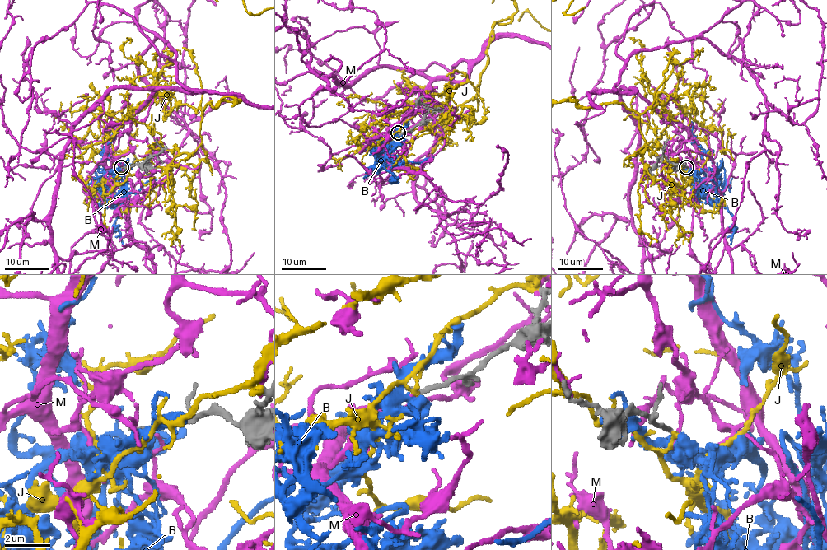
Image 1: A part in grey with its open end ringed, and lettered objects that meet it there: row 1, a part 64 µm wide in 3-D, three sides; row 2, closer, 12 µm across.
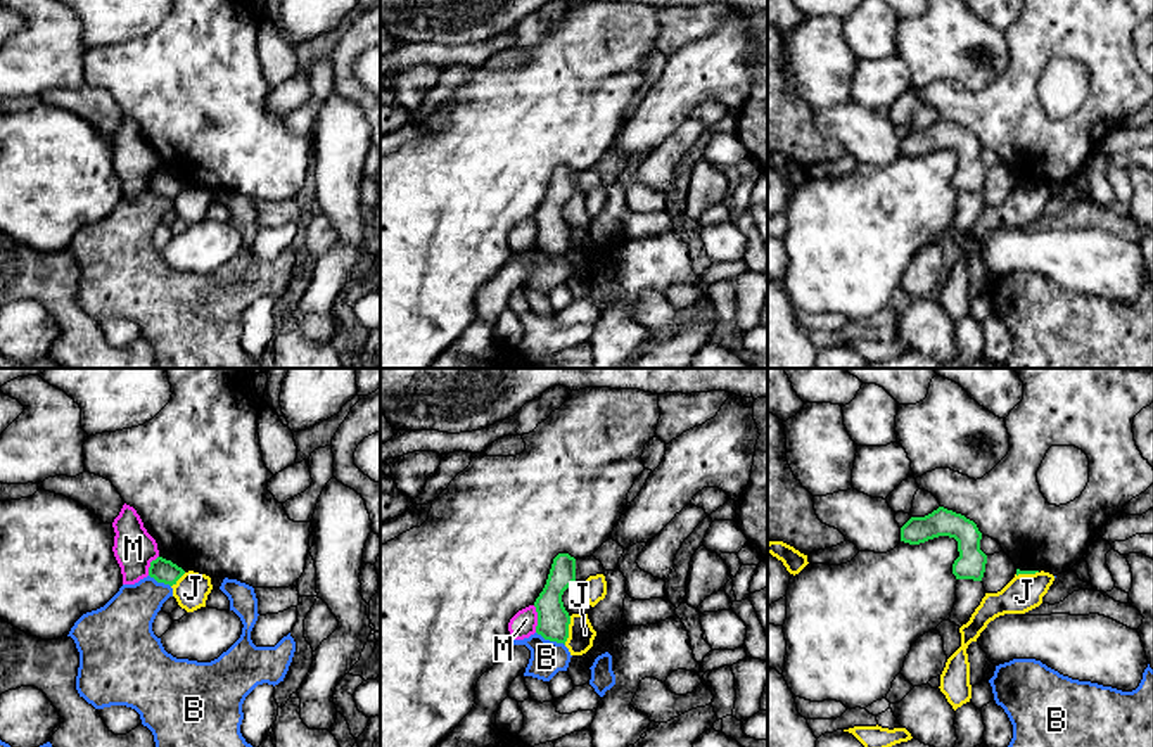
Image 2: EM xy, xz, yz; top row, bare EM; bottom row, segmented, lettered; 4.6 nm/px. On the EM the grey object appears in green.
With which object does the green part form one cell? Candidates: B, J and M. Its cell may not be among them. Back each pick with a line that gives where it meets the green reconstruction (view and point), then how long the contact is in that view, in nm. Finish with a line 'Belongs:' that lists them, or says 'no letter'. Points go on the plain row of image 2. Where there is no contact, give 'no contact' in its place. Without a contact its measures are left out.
Belongs: no letter

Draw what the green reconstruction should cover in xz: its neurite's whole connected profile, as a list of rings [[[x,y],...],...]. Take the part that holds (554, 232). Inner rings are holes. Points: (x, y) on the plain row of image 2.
[[[558,166],[553,171],[546,197],[534,214],[538,225],[536,246],[545,252],[564,256],[569,251],[570,228],[562,208],[576,194],[576,171]]]

